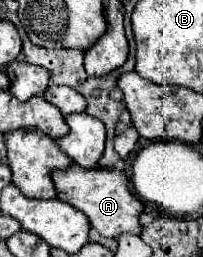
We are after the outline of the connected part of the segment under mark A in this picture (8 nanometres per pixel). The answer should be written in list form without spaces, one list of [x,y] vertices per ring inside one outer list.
[[[72,165],[68,171],[54,171],[52,179],[56,185],[58,199],[82,211],[100,235],[116,239],[120,233],[132,233],[132,235],[142,233],[140,213],[144,205],[140,199],[136,199],[134,193],[130,193],[128,177],[122,171],[102,169],[102,167],[82,169],[80,165]]]

